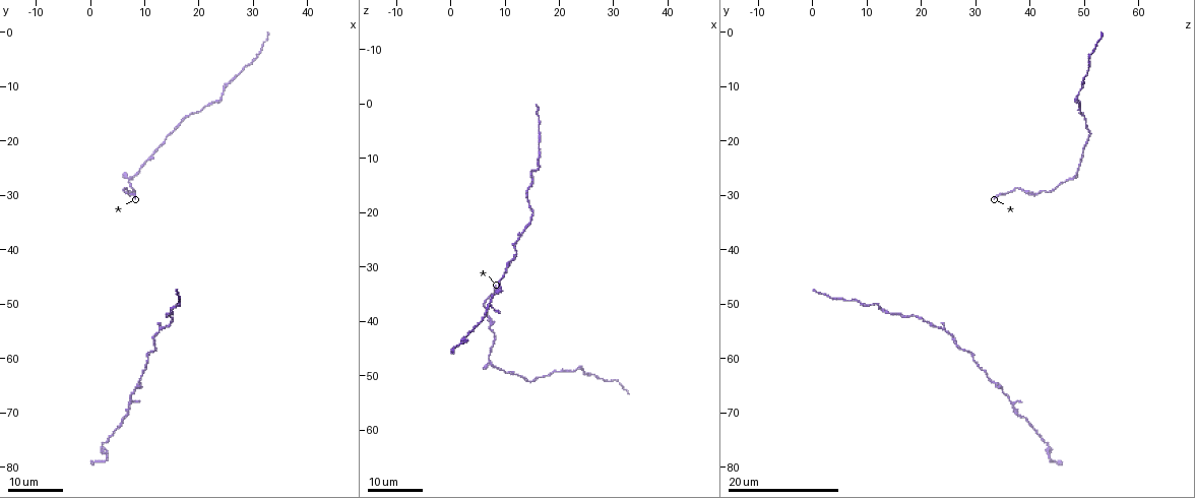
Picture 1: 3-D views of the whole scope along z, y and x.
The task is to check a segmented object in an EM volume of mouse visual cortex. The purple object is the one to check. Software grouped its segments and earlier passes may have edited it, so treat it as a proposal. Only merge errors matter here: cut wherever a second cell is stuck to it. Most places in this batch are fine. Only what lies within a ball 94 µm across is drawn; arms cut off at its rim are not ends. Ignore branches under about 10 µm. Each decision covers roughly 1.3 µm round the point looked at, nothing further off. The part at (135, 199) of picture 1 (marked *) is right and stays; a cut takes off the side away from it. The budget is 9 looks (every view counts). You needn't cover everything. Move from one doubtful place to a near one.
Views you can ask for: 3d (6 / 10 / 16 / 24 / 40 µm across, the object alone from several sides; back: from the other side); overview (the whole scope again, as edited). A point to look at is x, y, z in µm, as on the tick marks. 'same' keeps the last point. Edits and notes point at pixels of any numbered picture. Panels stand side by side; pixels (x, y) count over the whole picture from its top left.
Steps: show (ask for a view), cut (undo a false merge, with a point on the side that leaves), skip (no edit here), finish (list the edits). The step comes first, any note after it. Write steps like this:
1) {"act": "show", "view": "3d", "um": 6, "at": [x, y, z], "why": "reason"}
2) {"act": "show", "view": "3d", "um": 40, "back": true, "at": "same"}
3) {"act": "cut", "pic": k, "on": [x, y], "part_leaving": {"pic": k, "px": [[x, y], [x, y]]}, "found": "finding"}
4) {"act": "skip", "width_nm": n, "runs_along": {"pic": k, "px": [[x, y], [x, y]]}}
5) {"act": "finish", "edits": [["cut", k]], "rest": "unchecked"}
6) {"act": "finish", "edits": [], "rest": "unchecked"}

{"act": "show", "view": "3d", "um": 24, "at": [7.0, 27.5, 47.0], "why": "sudden change in width"}

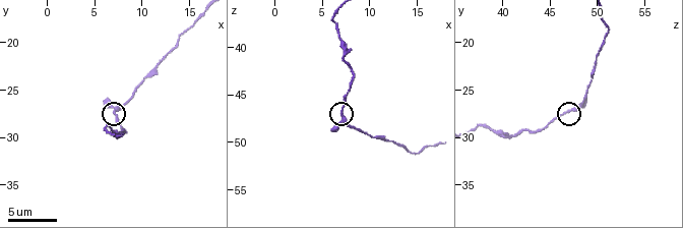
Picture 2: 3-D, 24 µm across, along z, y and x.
{"act": "show", "view": "3d", "um": 6, "at": [7.0, 27.4, 46.4], "why": "closer look"}

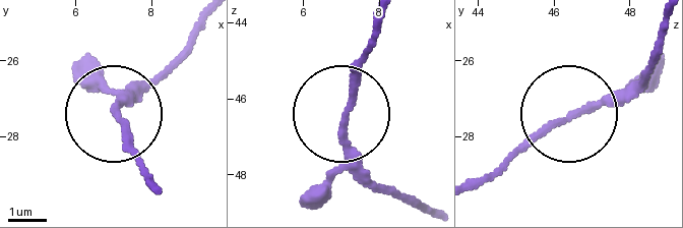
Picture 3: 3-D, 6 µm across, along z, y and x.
{"act": "skip", "found": "all the same cell"}

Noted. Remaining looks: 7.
{"act": "show", "view": "3d", "um": 16, "at": [9.0, 64.5, 33.0], "why": "calibre changes"}

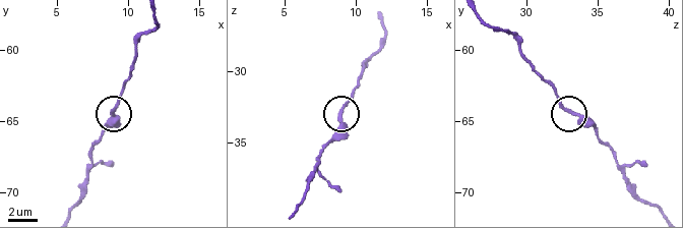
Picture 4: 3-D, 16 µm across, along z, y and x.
{"act": "show", "view": "3d", "um": 10, "at": [9.0, 64.4, 33.2], "why": "closer look"}

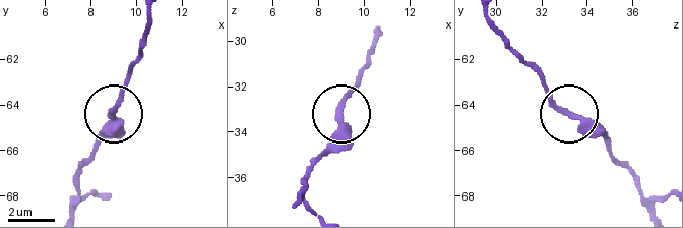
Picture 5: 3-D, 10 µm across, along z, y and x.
{"act": "skip", "found": "one cell here"}

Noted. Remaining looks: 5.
{"act": "show", "view": "3d", "um": 16, "at": [12.5, 55.0, 24.0], "why": "three arms meet"}

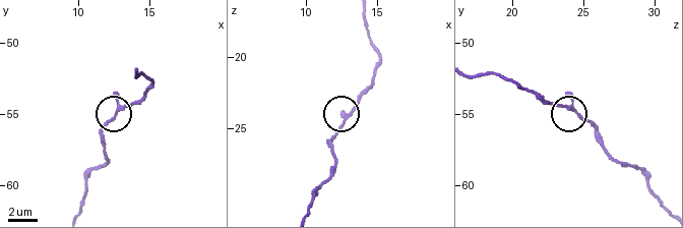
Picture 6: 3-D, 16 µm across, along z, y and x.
{"act": "show", "view": "3d", "um": 10, "at": [12.8, 54.6, 24.4]}

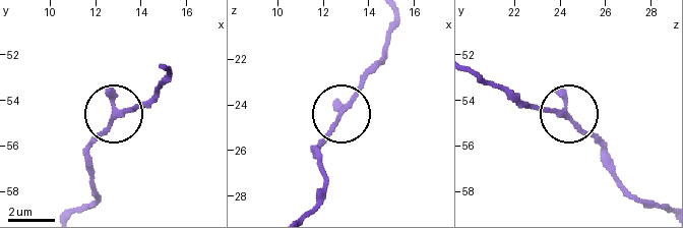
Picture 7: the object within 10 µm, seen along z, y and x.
{"act": "skip", "width_nm": 170, "found": "one cell here"}

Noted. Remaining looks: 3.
{"act": "show", "view": "3d", "um": 24, "at": [7.0, 68.5, 37.0], "why": "three arms meet"}

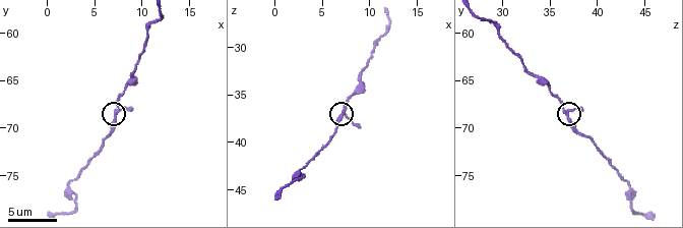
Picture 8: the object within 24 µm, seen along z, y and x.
{"act": "show", "view": "3d", "um": 6, "at": [7.2, 68.6, 36.8], "why": "closer look"}

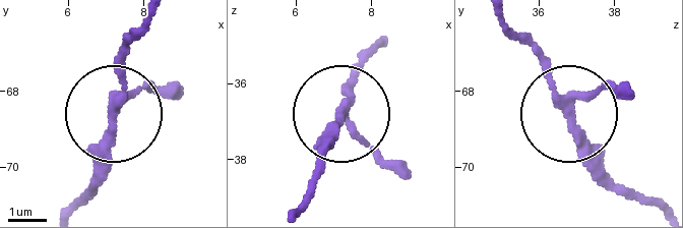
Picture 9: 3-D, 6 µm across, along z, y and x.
{"act": "skip", "width_nm": 210, "runs_along": {"pic": 9, "px": [[152, 16], [127, 55], [127, 95], [98, 188]]}, "found": "continuous, no second cell"}

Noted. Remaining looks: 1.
{"act": "finish", "edits": [], "rest": "unchecked"}

